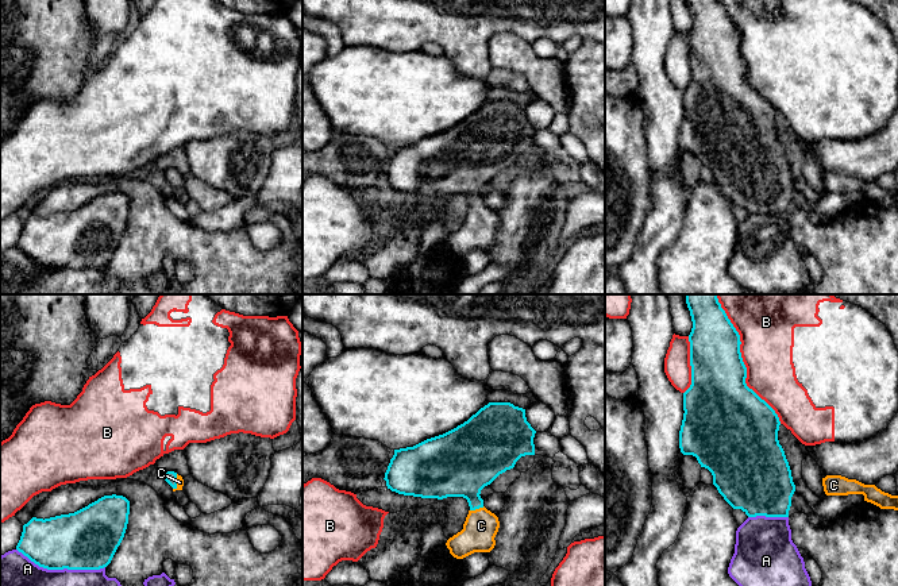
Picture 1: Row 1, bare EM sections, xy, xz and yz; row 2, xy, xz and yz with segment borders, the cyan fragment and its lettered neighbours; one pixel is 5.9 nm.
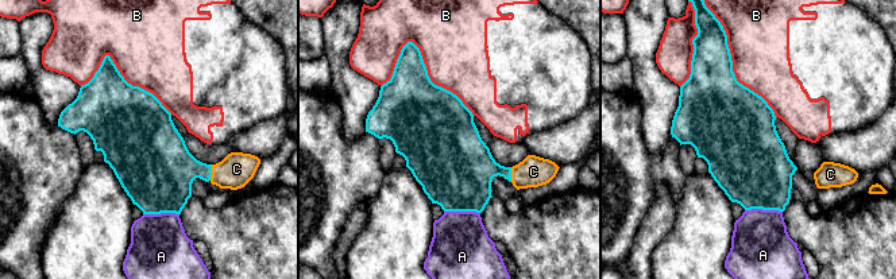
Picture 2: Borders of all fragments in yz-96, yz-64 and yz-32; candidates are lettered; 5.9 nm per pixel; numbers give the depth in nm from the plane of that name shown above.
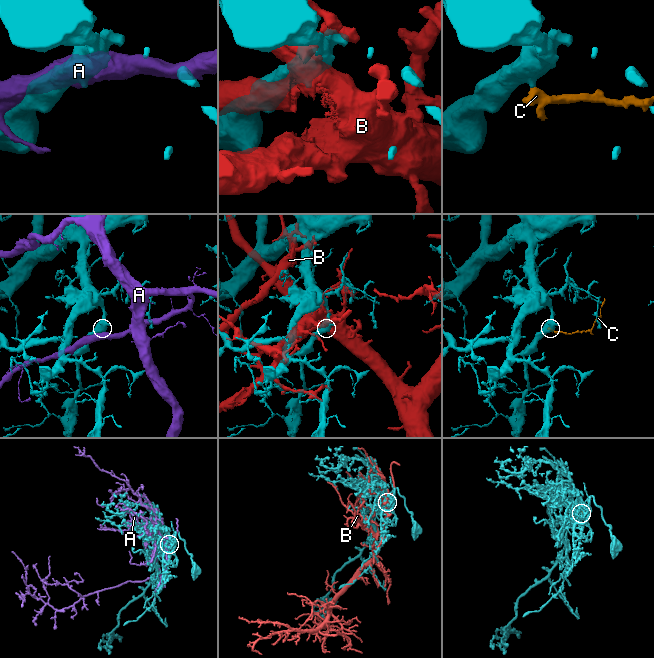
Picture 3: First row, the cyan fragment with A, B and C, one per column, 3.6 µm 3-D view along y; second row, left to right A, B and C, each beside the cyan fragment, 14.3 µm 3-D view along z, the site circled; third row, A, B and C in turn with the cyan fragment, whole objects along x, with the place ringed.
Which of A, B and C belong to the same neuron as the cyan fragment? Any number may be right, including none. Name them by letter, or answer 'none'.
C

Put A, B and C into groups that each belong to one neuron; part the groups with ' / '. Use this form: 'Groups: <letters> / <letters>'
Groups: A / B / C

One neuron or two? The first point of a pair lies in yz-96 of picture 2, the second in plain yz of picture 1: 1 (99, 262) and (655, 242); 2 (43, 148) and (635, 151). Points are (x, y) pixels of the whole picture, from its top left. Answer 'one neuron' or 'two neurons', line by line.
1: two neurons
2: one neuron

